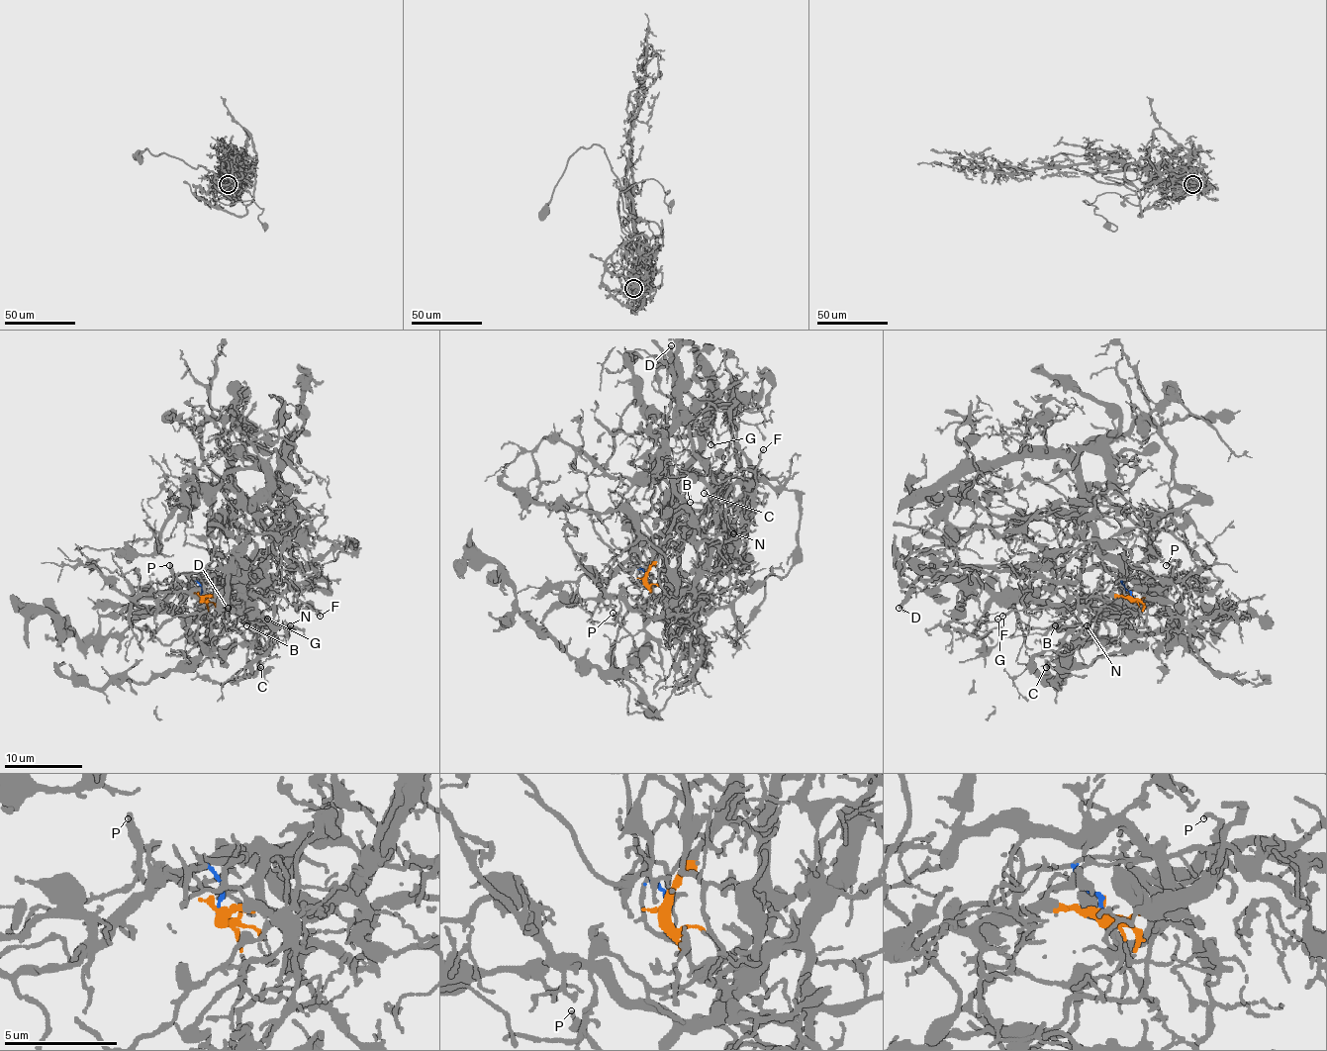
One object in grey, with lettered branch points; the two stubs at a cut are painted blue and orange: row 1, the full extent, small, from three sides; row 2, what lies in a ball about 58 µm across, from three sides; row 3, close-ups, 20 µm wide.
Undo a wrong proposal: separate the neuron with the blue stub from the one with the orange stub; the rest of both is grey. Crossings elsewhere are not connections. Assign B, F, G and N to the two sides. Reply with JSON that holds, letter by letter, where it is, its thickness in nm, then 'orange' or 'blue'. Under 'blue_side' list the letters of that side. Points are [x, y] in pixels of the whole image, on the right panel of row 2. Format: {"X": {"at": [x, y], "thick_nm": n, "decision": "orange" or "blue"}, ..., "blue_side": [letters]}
{"B": {"at": [1055, 625], "thick_nm": 110, "decision": "orange"}, "F": {"at": [1002, 616], "thick_nm": 190, "decision": "blue"}, "G": {"at": [997, 619], "thick_nm": 110, "decision": "orange"}, "N": {"at": [1087, 625], "thick_nm": 110, "decision": "orange"}, "blue_side": ["F"]}

